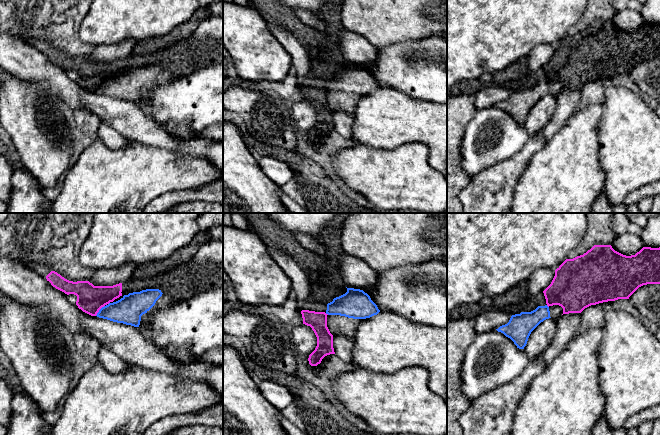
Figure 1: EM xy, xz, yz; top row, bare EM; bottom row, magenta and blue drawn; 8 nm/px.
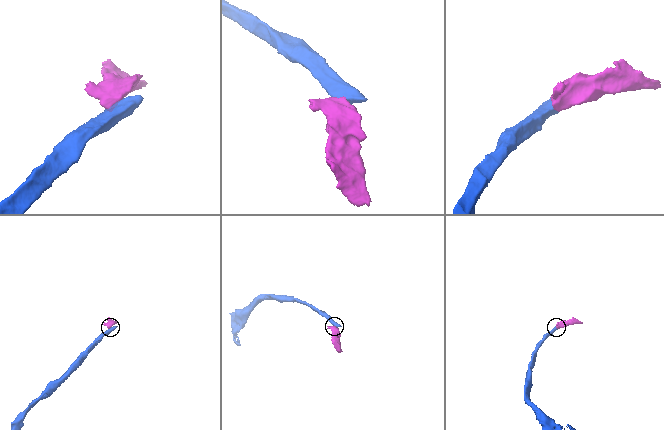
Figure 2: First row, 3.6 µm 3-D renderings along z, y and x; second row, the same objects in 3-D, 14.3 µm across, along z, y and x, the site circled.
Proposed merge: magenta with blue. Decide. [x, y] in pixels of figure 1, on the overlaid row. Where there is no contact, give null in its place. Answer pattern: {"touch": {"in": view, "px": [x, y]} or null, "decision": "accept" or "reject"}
{"touch": {"in": "xy", "px": [99, 309]}, "decision": "reject"}

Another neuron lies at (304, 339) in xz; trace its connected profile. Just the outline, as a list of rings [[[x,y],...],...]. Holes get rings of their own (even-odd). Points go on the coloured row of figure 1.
[[[296,325],[291,334],[298,361],[311,354],[317,346],[317,337],[310,326]]]

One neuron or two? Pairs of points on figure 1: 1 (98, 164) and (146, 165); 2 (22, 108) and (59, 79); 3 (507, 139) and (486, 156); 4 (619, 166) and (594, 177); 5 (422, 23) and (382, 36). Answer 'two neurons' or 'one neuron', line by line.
1: one neuron
2: two neurons
3: one neuron
4: two neurons
5: one neuron

